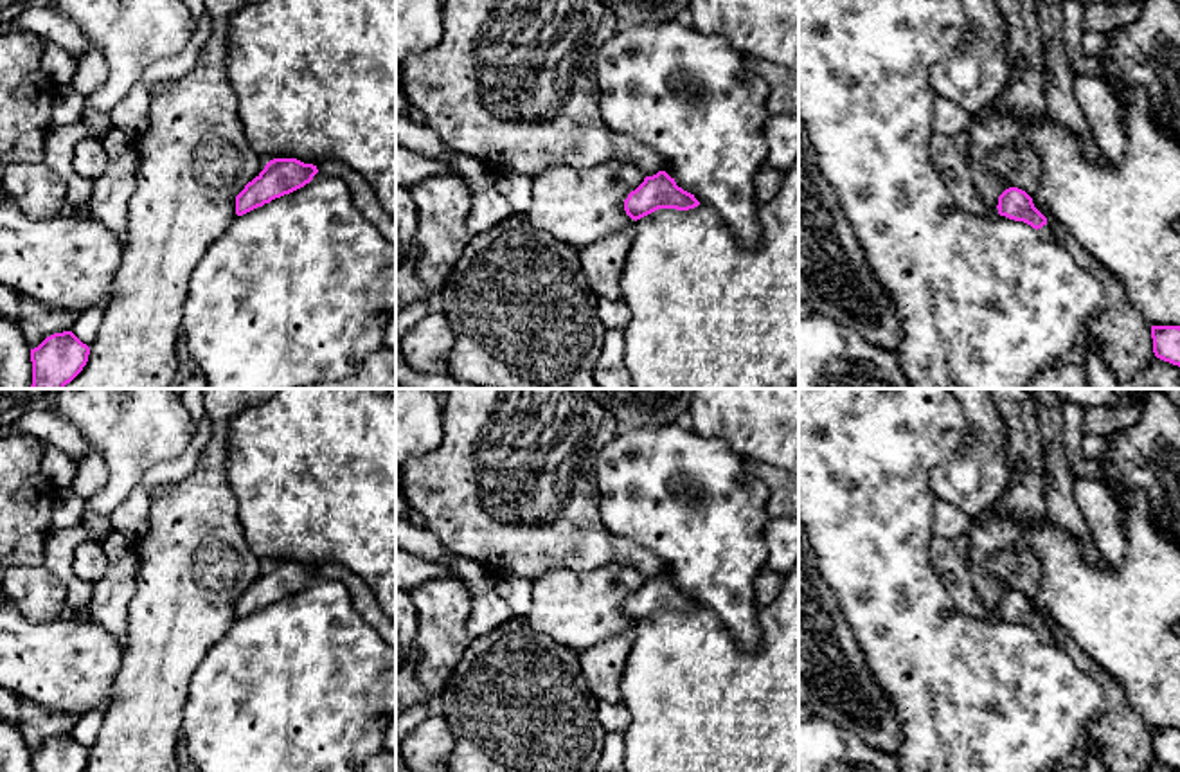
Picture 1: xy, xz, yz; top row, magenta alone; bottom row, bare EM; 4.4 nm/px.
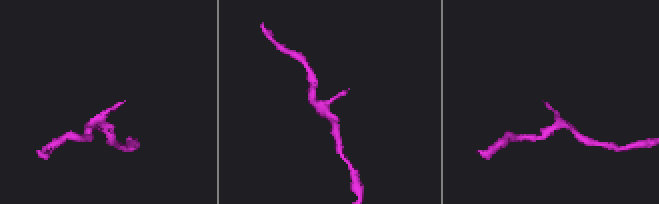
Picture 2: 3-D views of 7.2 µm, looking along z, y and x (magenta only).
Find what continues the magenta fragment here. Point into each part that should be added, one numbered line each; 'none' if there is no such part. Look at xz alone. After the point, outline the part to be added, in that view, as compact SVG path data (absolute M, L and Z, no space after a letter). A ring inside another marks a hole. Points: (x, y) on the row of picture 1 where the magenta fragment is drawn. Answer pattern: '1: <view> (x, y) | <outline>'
none

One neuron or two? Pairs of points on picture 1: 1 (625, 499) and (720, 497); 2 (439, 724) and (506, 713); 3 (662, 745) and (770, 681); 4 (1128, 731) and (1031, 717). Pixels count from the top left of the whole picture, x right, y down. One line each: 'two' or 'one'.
1: one
2: two
3: one
4: two

